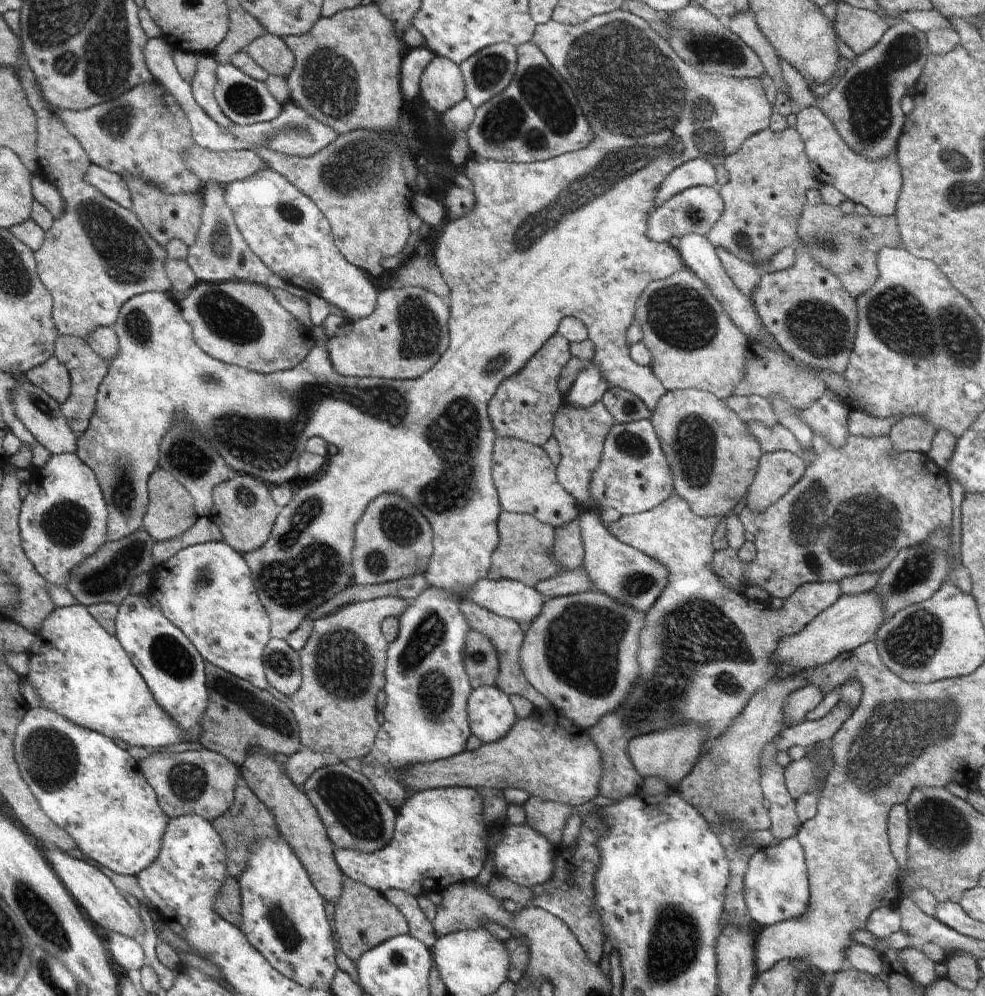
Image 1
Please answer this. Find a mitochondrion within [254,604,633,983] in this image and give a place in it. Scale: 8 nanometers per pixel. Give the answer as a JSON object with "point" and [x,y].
{"point":[434,687]}

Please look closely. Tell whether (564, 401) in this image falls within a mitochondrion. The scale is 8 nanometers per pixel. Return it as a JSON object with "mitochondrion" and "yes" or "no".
{"mitochondrion":"no"}

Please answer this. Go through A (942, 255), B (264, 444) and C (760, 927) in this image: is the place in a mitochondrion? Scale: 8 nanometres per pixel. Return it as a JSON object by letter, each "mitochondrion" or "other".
{"A":"other","B":"mitochondrion","C":"other"}

